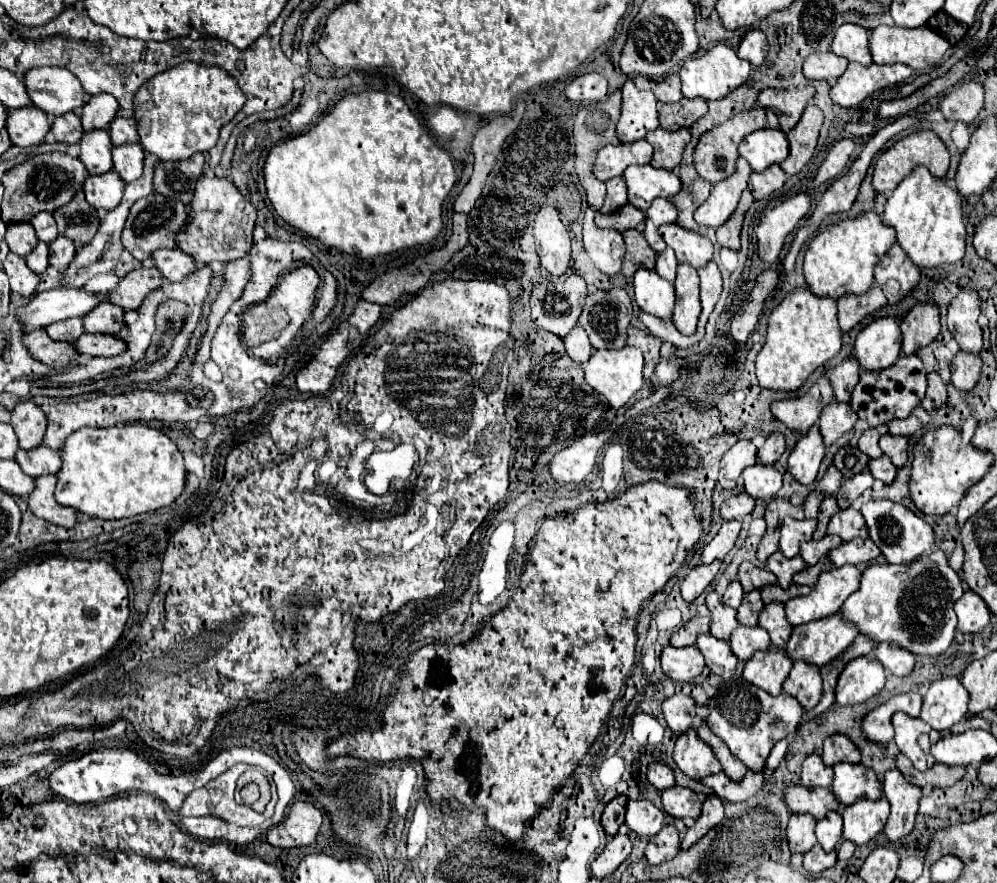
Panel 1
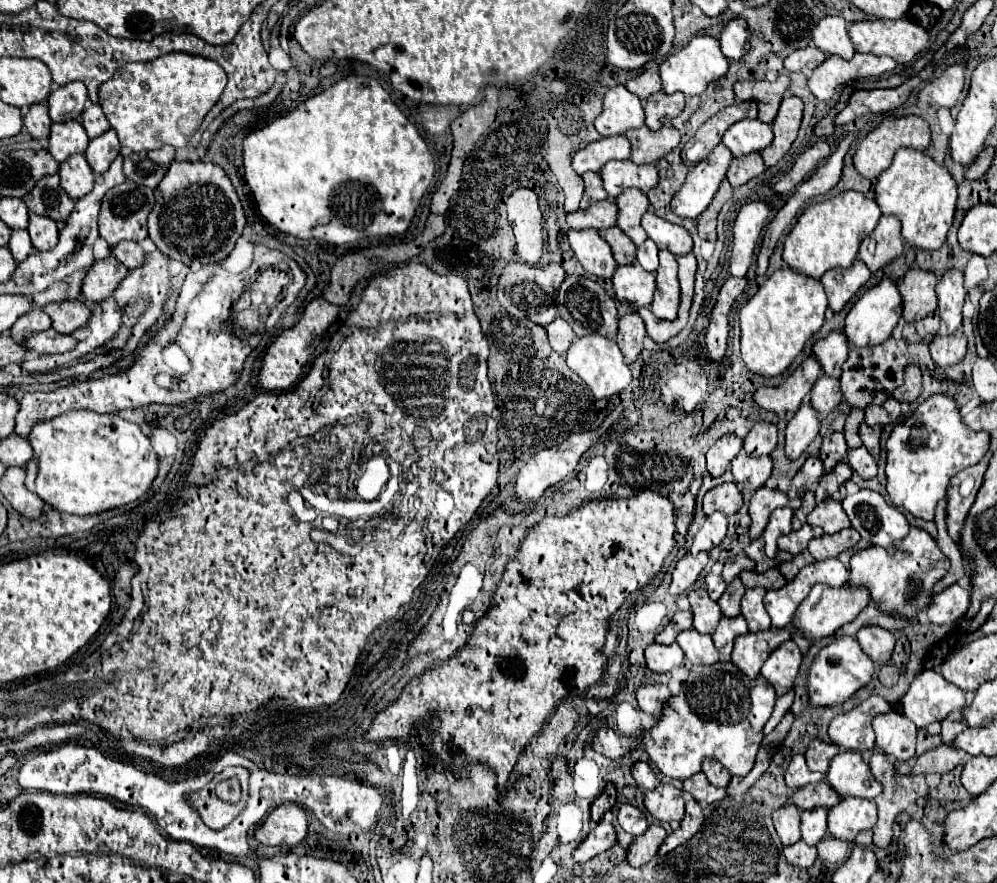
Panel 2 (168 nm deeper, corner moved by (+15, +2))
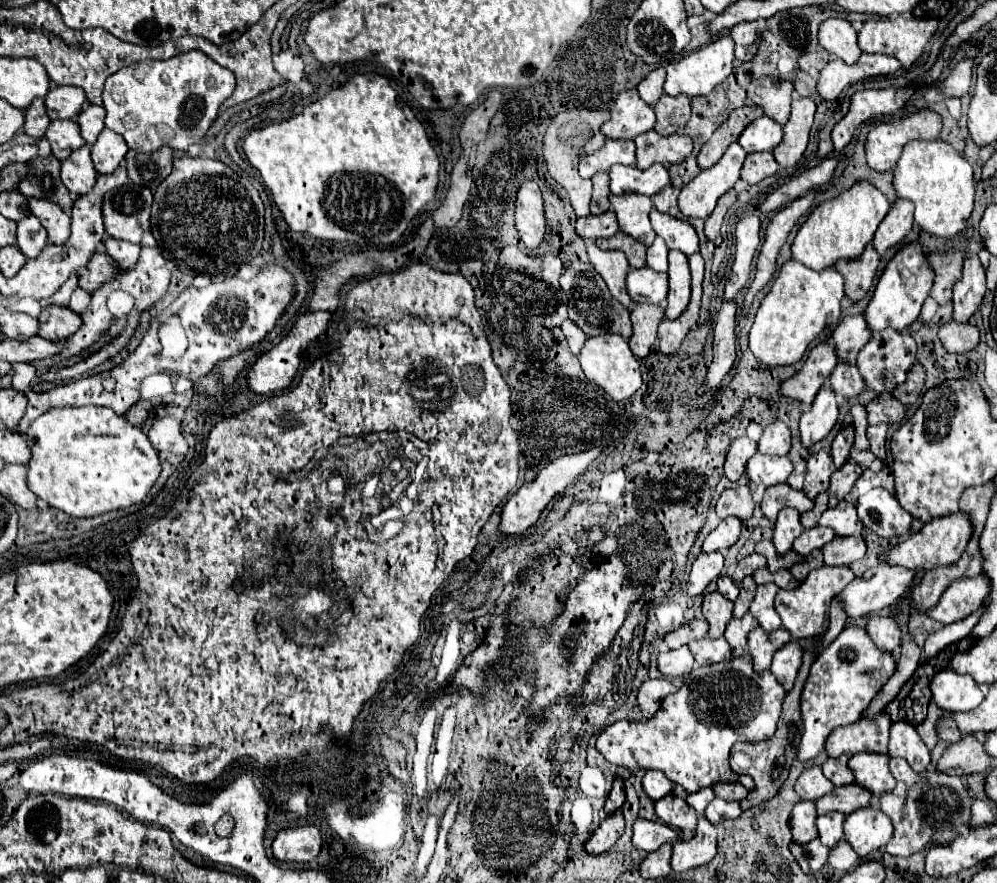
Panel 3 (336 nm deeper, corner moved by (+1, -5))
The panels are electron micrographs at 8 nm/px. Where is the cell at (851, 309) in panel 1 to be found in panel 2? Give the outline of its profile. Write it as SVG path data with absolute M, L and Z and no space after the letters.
M854 262L848 270L828 270L820 282L826 290L828 304L832 312L840 312L846 302L870 280L870 270L864 266L864 262Z

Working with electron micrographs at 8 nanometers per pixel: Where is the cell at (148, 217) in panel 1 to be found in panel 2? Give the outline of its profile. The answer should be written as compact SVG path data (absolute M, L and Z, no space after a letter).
M124 182L120 186L114 186L112 190L106 192L104 200L102 200L102 210L100 210L100 236L110 244L116 246L124 240L134 240L134 242L142 242L148 238L148 214L152 212L152 206L156 204L154 198L154 190L134 184L134 182Z

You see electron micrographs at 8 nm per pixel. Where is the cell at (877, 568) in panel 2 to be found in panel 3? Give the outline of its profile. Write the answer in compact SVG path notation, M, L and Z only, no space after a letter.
M964 511L950 513L946 517L936 517L934 521L926 523L918 533L910 535L904 543L896 545L888 553L882 553L880 561L890 563L890 565L902 565L902 567L912 567L914 571L920 569L930 569L930 567L946 567L954 561L960 559L962 551L966 549L966 543L972 535L972 521Z

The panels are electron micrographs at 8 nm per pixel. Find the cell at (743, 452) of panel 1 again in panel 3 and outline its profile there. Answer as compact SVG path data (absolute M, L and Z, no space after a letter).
M738 437L732 441L728 455L726 455L726 463L724 463L724 473L730 481L738 481L746 469L748 459L756 453L756 441L748 439L748 437Z

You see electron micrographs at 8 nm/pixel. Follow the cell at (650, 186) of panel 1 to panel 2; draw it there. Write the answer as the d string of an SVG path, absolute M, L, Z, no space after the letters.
M630 160L608 162L602 168L600 176L604 180L604 190L608 192L610 200L618 198L628 188L638 188L642 192L648 192L658 182L658 170L654 164L638 166Z

